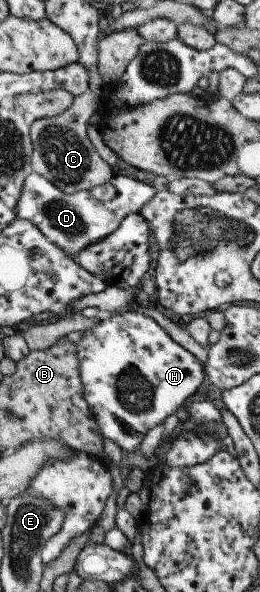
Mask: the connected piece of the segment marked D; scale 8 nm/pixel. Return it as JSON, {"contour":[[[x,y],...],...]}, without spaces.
{"contour":[[[33,172],[24,180],[17,203],[17,217],[30,220],[47,240],[74,259],[84,248],[115,232],[127,215],[140,213],[141,208],[148,204],[156,193],[157,190],[145,182],[125,175],[115,175],[109,183],[102,186],[67,194],[43,175]]]}

